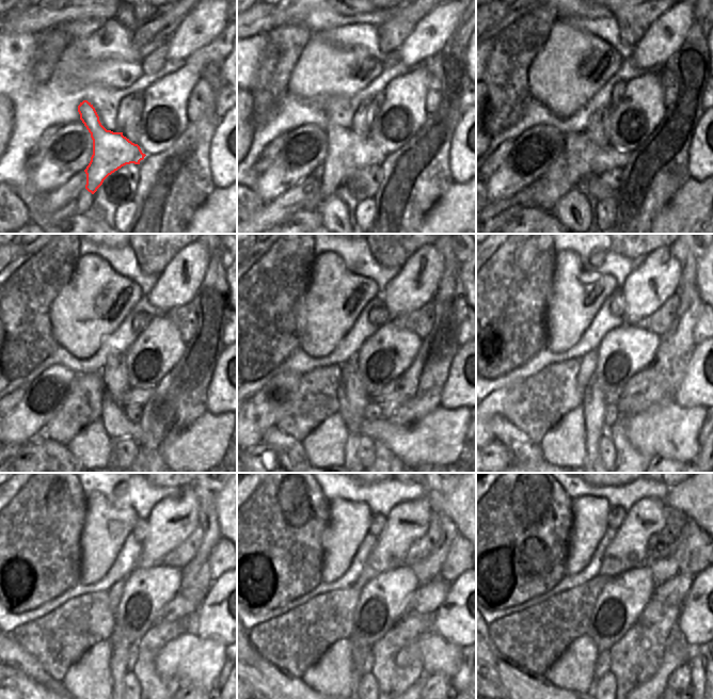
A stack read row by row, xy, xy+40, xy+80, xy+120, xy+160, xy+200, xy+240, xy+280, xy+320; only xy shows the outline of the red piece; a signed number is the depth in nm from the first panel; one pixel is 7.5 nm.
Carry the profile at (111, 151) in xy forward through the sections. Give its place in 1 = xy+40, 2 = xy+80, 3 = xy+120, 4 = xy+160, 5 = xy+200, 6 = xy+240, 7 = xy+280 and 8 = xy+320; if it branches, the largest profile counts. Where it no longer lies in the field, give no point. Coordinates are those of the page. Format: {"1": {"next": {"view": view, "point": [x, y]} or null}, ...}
{"1": {"next": {"view": "xy+40", "point": [347, 152]}}, "2": {"next": {"view": "xy+80", "point": [585, 158]}}, "3": {"next": {"view": "xy+120", "point": [132, 396]}}, "4": {"next": {"view": "xy+160", "point": [378, 397]}}, "5": {"next": {"view": "xy+200", "point": [639, 382]}}, "6": {"next": {"view": "xy+240", "point": [179, 608]}}, "7": {"next": {"view": "xy+280", "point": [428, 597]}}, "8": {"next": {"view": "xy+320", "point": [675, 590]}}}

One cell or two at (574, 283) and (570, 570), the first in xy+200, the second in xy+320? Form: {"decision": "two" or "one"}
{"decision": "one"}

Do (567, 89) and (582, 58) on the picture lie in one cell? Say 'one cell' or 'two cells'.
one cell

